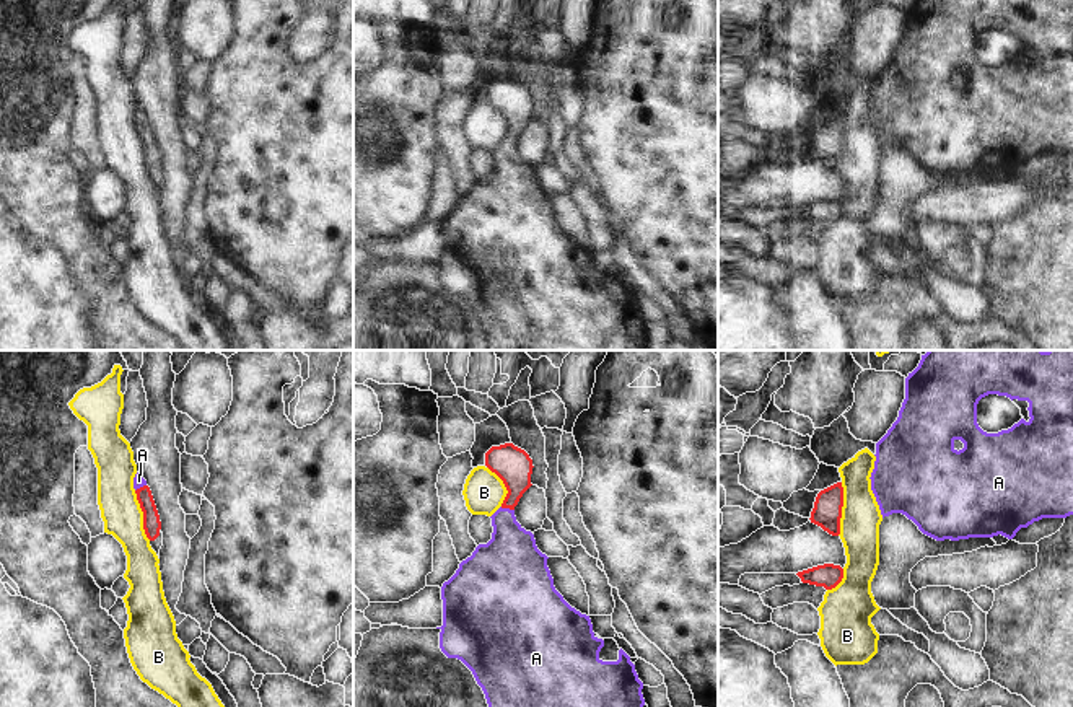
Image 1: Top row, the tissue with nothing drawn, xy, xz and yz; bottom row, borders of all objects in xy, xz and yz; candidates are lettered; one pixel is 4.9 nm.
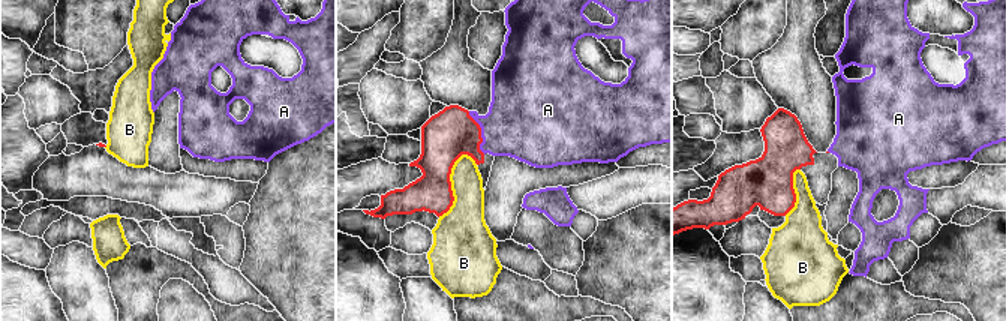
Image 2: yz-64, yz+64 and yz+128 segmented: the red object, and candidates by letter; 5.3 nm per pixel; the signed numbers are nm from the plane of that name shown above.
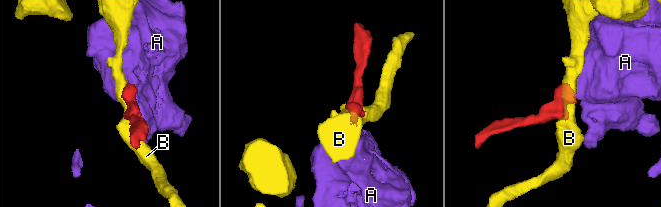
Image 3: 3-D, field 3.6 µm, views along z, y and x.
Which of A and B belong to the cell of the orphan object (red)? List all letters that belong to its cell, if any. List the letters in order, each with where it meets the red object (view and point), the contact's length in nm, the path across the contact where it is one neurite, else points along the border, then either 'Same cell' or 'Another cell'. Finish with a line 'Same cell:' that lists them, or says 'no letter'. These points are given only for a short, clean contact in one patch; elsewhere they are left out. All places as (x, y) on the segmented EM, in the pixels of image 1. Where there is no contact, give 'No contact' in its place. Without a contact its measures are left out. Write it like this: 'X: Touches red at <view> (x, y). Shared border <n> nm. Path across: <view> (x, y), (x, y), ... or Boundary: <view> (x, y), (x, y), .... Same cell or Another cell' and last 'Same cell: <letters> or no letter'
A: Touches red at xz (507, 507). Shared border 70 nm. Path across: xz (512, 465), (513, 497), (507, 507), (507, 535), (512, 557). Same cell
B: Touches red at yz (840, 509). Shared border 260 nm. Another cell
Same cell: A.

